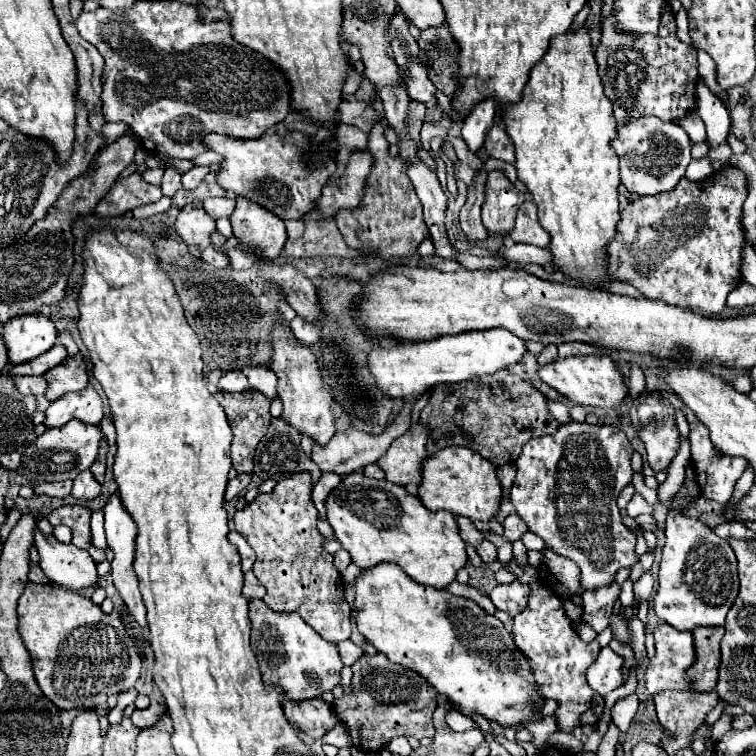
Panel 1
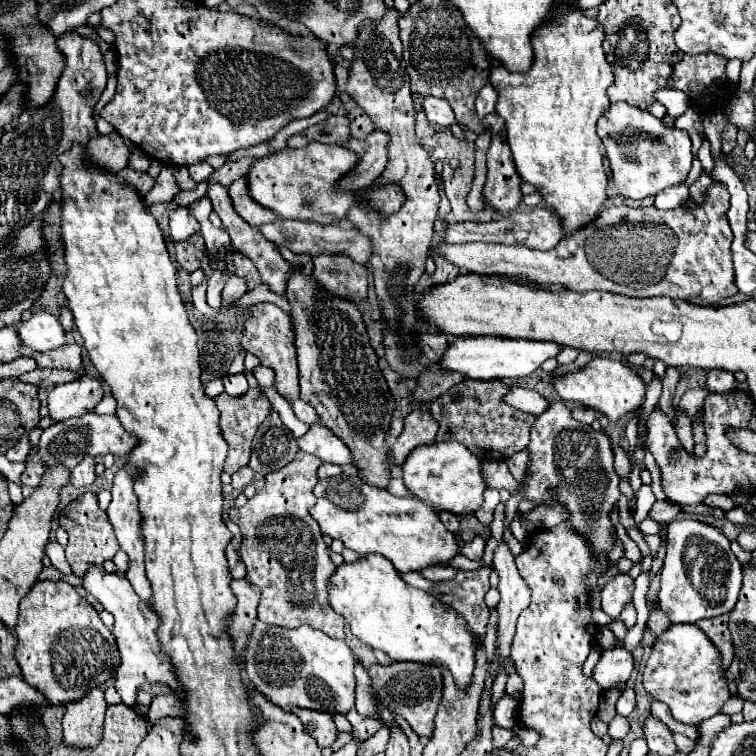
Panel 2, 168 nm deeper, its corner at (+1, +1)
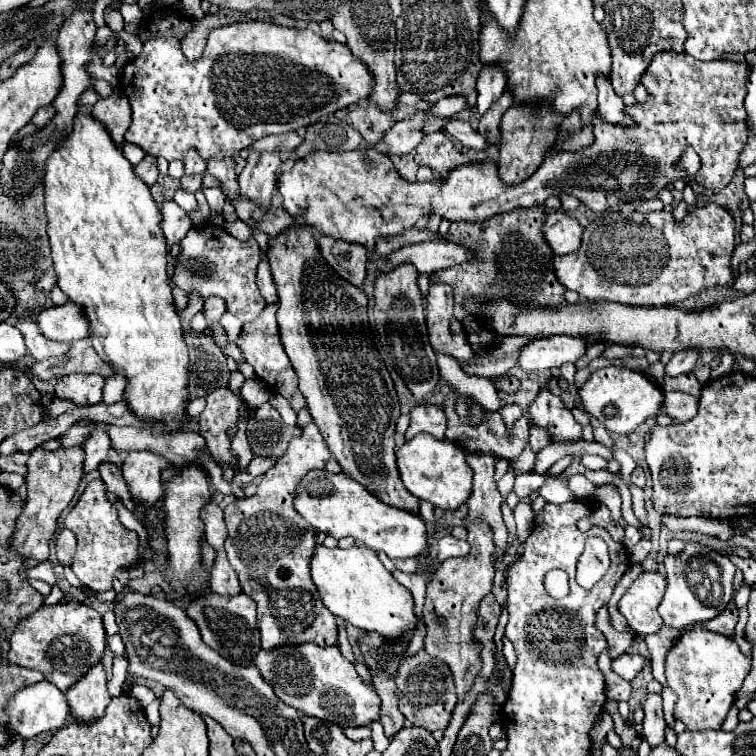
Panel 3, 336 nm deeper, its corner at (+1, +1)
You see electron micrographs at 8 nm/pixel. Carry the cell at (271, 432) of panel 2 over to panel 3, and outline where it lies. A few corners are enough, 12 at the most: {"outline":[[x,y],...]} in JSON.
{"outline":[[270,403],[254,411],[246,435],[256,455],[278,459],[298,427]]}

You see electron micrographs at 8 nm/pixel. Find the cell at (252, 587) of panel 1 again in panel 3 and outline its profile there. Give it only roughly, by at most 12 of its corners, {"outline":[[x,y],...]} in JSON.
{"outline":[[208,593],[186,613],[234,665],[260,651],[256,603]]}

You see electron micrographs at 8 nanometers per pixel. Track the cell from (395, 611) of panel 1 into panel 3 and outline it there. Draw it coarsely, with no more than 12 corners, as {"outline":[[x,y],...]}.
{"outline":[[316,545],[310,573],[336,617],[410,637],[412,593],[372,549]]}

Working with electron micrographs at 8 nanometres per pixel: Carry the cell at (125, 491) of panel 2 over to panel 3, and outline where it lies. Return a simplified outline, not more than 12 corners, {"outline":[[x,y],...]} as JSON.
{"outline":[[132,451],[122,463],[138,507],[164,495],[162,471],[172,467],[152,451]]}

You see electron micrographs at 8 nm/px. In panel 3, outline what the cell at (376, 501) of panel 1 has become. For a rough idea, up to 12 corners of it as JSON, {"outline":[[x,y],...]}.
{"outline":[[312,469],[294,509],[392,561],[428,549],[426,523],[344,473]]}

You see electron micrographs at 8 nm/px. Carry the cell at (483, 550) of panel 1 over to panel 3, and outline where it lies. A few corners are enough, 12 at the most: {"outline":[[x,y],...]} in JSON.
{"outline":[[452,535],[438,541],[438,561],[468,555],[470,545]]}

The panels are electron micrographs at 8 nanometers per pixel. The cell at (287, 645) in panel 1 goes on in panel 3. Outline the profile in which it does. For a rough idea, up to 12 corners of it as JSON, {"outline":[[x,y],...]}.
{"outline":[[338,647],[258,653],[290,707],[342,729],[380,721],[380,697]]}

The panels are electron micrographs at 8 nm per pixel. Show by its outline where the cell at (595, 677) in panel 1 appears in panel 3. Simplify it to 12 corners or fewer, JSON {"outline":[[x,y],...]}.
{"outline":[[626,653],[612,661],[612,669],[632,681],[646,667],[638,653]]}

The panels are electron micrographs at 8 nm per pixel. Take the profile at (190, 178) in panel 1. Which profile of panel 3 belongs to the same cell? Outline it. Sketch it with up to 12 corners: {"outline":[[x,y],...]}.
{"outline":[[196,149],[184,155],[184,167],[188,175],[204,173],[206,161]]}

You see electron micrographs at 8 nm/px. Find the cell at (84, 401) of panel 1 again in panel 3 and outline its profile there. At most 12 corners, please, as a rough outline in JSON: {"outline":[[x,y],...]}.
{"outline":[[96,373],[66,375],[56,397],[76,405],[102,401],[104,377]]}

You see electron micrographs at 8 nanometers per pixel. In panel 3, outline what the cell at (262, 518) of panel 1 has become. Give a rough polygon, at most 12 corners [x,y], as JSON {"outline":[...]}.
{"outline":[[302,427],[254,497],[224,509],[224,549],[264,651],[336,645],[308,573],[296,485],[330,451]]}

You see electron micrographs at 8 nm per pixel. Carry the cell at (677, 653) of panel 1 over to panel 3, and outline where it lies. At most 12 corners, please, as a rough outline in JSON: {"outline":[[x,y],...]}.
{"outline":[[702,625],[666,655],[690,731],[722,729],[752,659]]}

